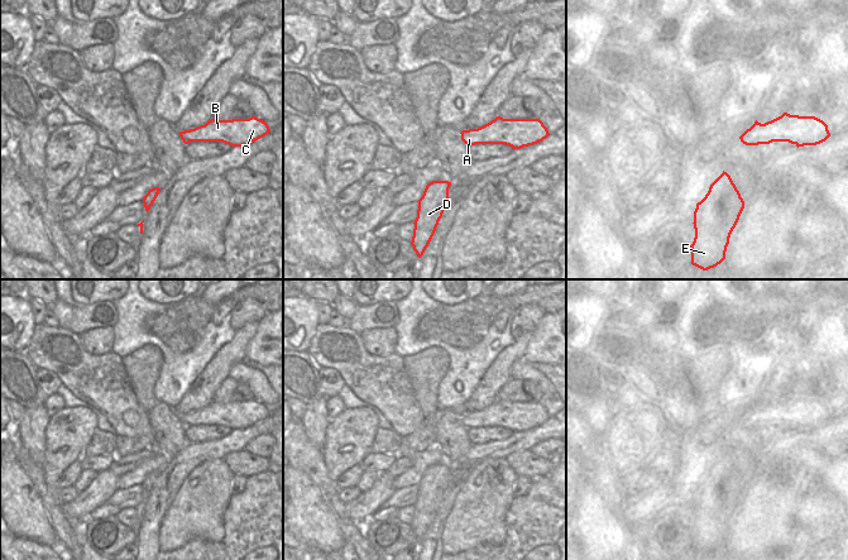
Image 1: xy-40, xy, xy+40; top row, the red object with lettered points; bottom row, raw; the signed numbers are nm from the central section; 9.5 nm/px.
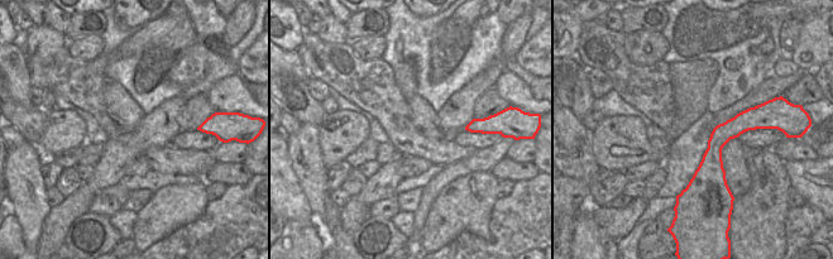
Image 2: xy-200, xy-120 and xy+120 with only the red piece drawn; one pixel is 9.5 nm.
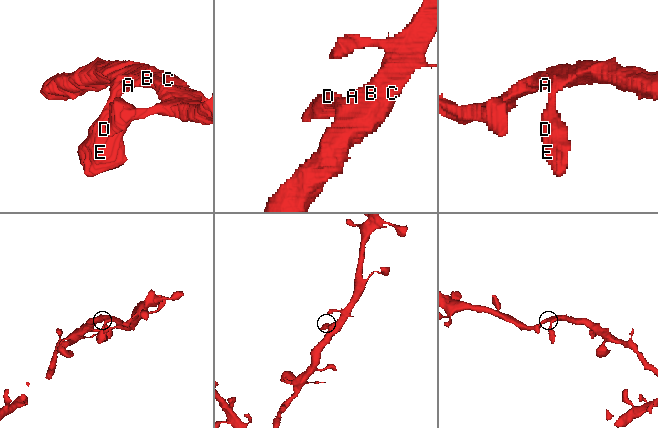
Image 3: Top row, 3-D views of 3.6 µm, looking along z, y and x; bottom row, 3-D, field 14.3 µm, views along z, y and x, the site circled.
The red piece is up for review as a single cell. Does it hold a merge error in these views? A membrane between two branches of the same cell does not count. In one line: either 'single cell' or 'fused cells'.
single cell

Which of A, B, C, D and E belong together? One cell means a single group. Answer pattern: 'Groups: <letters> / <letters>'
Groups: A B C D E

